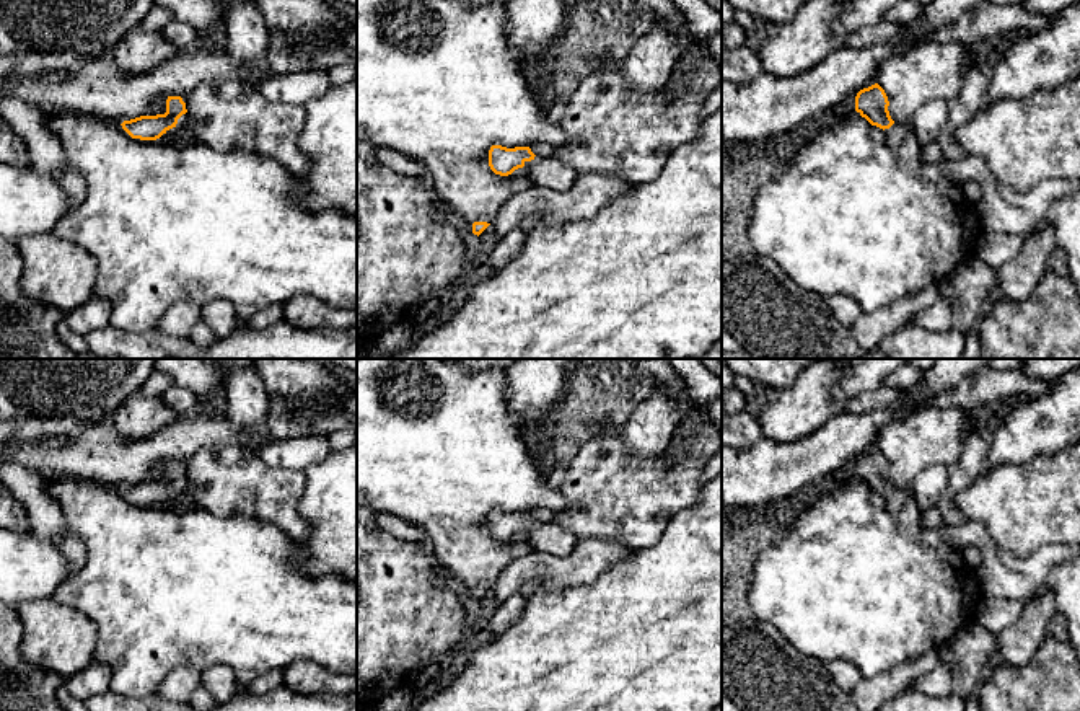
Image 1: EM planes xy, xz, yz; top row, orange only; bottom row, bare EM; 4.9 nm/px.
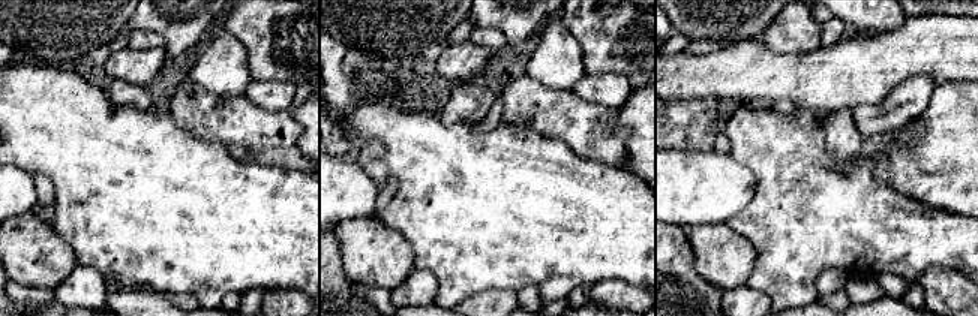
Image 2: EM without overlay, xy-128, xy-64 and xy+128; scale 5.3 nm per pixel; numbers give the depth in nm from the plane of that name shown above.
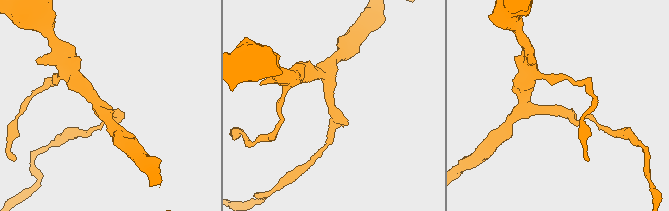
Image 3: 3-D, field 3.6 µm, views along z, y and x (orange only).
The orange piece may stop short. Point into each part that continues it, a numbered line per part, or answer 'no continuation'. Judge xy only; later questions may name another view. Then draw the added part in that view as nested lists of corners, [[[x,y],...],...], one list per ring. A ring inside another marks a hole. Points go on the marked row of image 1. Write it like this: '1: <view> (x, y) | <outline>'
1: xy (183, 132) | [[[187,113],[182,114],[178,119],[178,124],[173,129],[166,130],[160,139],[165,139],[168,144],[181,145],[189,145],[199,140],[191,127],[191,119]]]

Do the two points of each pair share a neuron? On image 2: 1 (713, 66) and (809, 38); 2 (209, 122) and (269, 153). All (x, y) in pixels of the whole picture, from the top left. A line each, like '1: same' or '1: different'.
1: different
2: same

